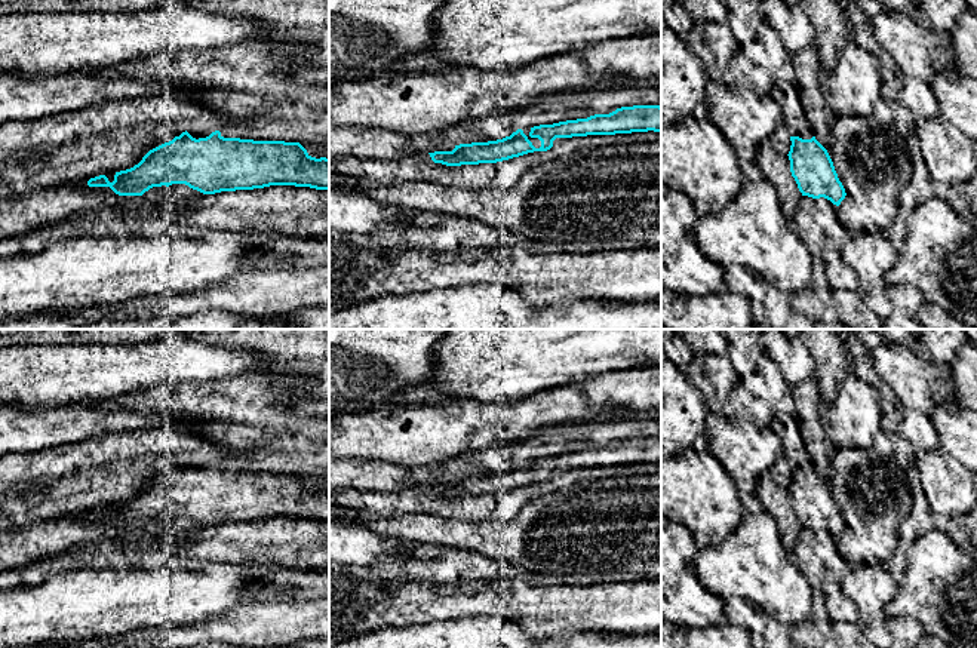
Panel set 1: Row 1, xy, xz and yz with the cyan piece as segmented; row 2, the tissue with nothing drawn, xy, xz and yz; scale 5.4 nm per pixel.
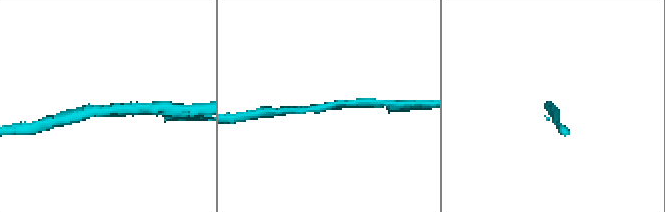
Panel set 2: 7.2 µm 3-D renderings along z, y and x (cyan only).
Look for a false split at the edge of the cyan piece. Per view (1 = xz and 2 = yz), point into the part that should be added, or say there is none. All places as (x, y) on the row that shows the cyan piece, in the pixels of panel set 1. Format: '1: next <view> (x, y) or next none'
1: next none
2: next none

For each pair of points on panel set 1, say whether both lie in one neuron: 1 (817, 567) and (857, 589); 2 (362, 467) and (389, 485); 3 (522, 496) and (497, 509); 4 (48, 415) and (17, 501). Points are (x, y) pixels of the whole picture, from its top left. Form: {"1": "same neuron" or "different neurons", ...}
{"1": "different neurons", "2": "same neuron", "3": "same neuron", "4": "different neurons"}

